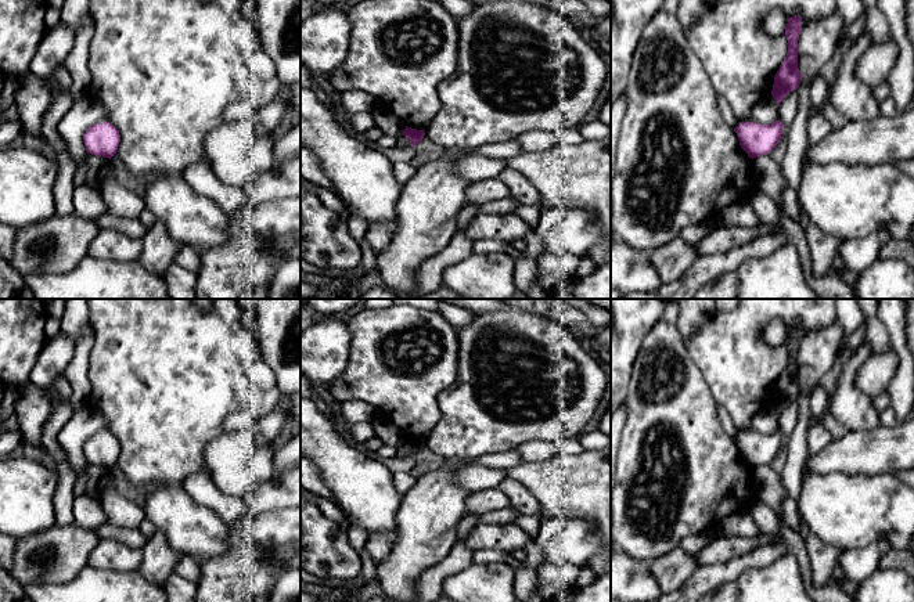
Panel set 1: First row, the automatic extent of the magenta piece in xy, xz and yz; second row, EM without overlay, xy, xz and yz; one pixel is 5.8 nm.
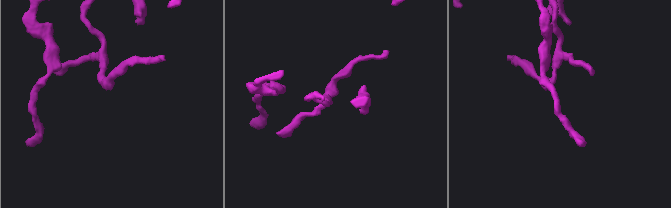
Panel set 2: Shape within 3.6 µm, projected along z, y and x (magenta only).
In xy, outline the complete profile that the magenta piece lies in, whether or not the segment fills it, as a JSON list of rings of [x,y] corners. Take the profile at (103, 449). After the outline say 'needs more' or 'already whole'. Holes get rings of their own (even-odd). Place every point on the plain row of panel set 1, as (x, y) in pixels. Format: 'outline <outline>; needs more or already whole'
outline [[[109,432],[96,433],[86,440],[83,453],[87,464],[111,469],[118,461],[120,444]]]; already whole

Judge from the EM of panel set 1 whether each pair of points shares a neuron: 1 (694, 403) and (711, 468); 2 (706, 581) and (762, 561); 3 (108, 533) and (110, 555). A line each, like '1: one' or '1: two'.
1: one
2: one
3: two

